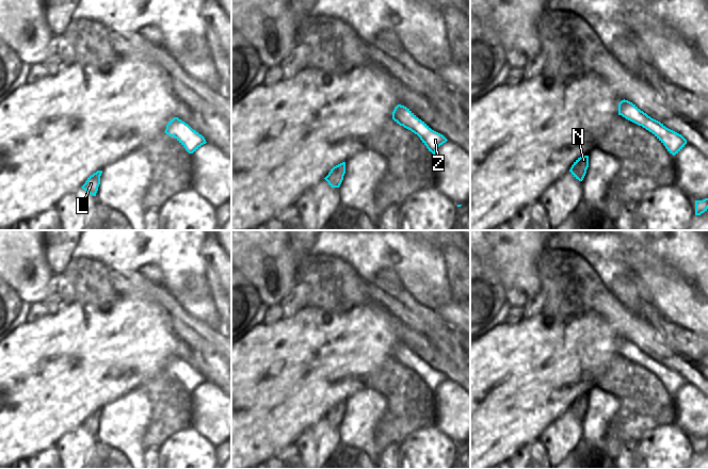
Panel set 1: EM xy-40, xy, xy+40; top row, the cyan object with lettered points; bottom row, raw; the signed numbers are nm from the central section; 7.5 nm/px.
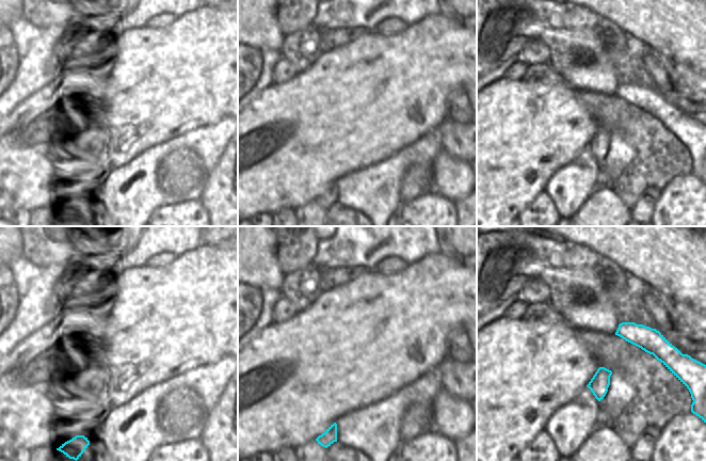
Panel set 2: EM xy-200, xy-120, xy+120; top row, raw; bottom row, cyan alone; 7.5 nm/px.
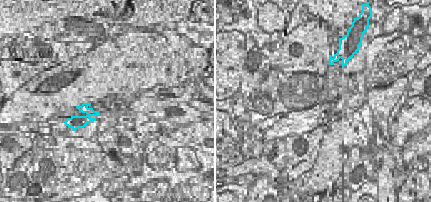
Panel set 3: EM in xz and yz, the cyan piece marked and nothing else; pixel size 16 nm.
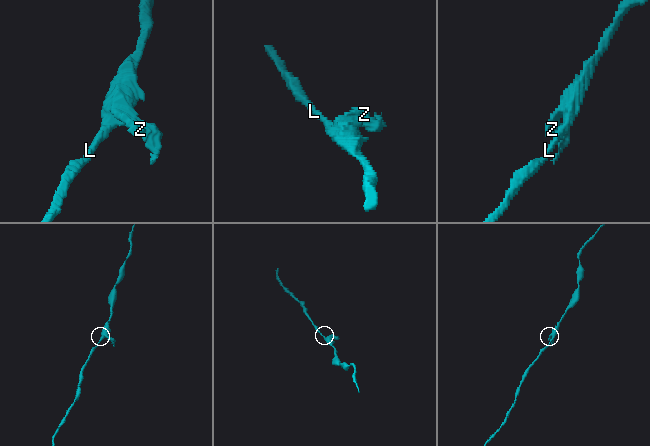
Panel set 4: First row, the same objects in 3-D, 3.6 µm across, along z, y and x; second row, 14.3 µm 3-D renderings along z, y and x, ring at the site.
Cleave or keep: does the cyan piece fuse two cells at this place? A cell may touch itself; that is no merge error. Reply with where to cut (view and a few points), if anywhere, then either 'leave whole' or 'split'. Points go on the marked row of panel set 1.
cut in xy along (400, 106), (403, 125); split

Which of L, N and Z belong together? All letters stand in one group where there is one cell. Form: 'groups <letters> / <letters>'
groups L N / Z

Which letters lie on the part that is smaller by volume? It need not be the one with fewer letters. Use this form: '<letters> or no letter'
Z

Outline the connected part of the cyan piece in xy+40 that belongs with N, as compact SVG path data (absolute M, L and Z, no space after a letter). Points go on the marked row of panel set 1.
M581 156L574 162L569 172L576 179L582 181L586 174L588 167L589 167L589 156Z

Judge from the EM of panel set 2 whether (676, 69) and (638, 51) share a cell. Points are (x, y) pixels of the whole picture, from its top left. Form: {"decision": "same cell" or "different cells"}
{"decision": "different cells"}

